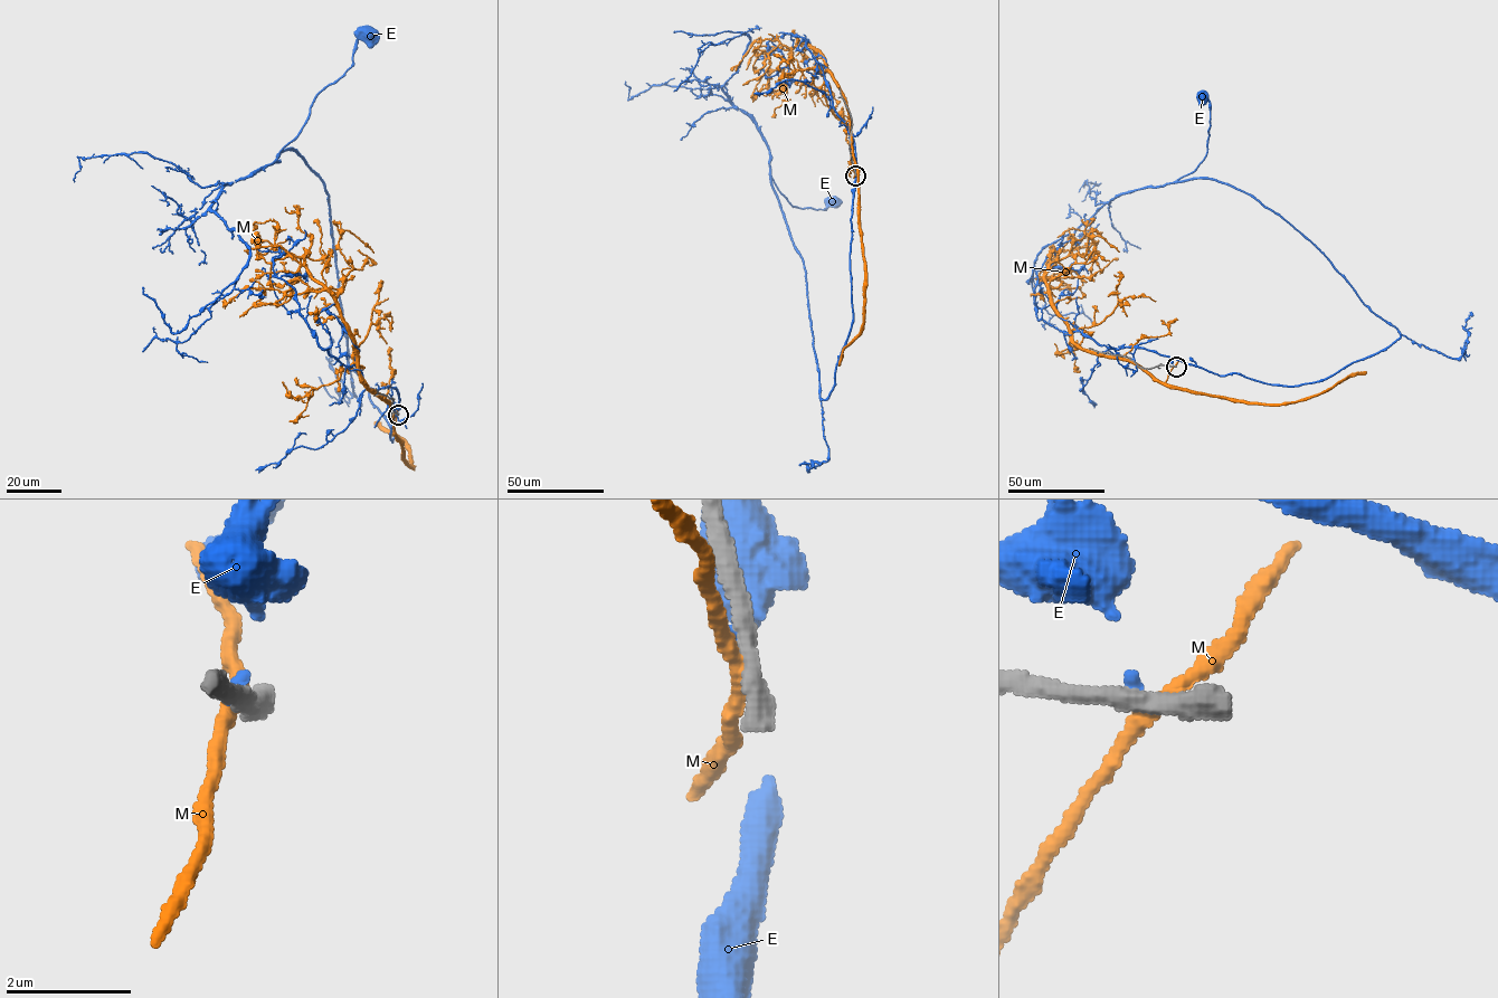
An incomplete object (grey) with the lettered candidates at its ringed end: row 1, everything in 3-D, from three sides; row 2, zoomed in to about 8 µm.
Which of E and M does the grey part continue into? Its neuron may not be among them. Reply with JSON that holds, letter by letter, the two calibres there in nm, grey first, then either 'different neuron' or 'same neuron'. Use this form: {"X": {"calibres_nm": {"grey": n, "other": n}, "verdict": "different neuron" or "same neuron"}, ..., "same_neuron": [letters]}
{"E": {"calibres_nm": {"grey": 280, "other": 170}, "verdict": "different neuron"}, "M": {"calibres_nm": {"grey": 460, "other": 240}, "verdict": "different neuron"}, "same_neuron": []}

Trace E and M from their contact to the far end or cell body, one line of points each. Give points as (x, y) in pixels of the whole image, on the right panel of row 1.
E: (1173, 366), (1300, 386), (1400, 338), (1254, 197), (1178, 181), (1207, 150), (1201, 96)
M: (1174, 367), (1164, 385), (1126, 361), (1082, 350), (1055, 309), (1044, 273), (1072, 255), (1069, 230), (1102, 231)

